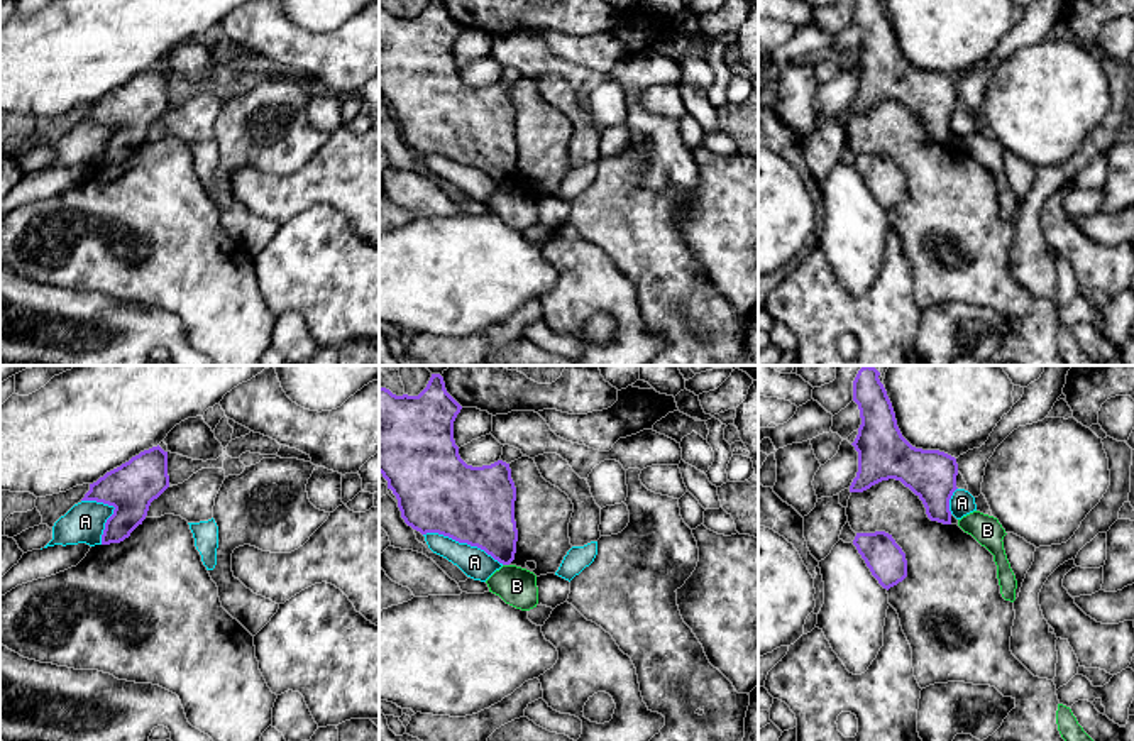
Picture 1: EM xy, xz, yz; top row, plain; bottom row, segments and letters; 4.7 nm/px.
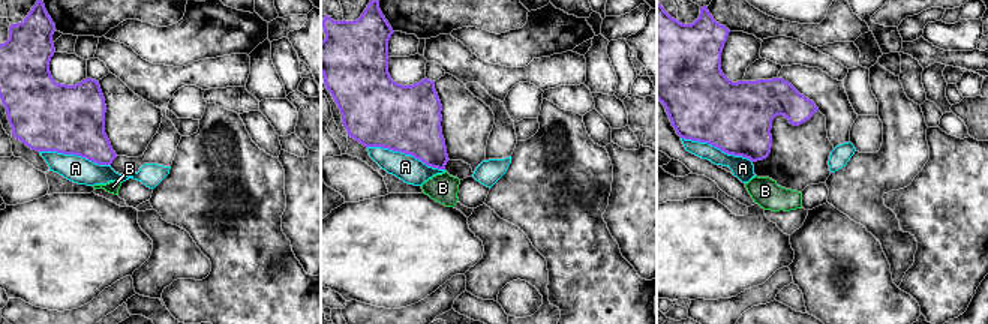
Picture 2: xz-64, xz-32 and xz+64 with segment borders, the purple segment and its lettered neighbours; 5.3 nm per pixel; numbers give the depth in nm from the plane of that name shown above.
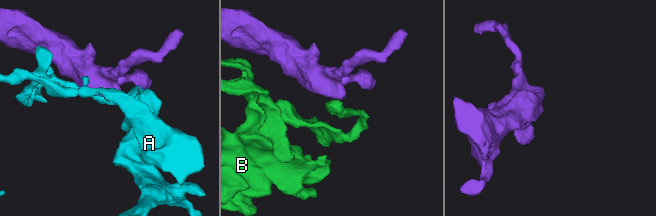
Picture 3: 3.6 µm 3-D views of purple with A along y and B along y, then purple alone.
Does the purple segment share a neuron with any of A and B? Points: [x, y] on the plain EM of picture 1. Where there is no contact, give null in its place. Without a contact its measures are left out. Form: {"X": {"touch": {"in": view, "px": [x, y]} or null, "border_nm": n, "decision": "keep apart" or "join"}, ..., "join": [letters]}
{"A": {"touch": {"in": "xz", "px": [464, 163]}, "border_nm": 420, "decision": "keep apart"}, "B": {"touch": {"in": "xz", "px": [506, 185]}, "border_nm": 30, "decision": "keep apart"}, "join": []}

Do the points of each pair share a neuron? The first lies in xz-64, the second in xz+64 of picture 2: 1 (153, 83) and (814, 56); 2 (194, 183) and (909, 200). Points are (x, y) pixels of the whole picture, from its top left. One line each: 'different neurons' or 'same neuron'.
1: same neuron
2: different neurons

